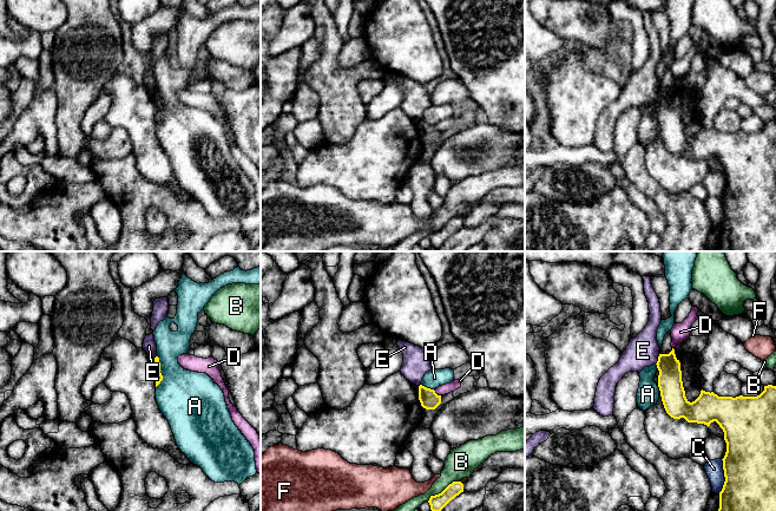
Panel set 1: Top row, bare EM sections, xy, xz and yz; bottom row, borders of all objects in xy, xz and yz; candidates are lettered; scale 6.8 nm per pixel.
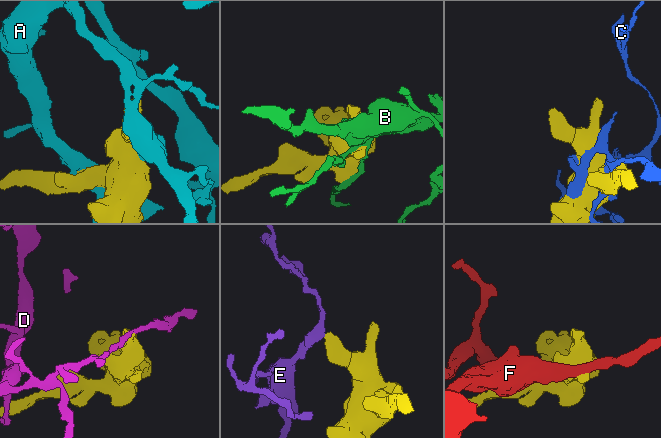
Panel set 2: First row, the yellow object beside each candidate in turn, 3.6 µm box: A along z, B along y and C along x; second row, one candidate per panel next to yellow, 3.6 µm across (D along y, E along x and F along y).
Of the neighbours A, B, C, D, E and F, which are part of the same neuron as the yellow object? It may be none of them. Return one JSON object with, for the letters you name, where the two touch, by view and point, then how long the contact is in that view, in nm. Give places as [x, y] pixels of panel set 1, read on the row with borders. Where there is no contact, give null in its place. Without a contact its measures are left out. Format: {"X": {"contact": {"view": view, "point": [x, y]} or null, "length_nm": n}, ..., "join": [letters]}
{"join": []}

